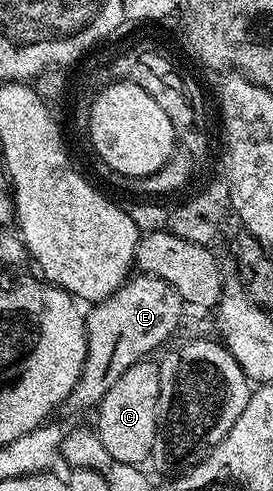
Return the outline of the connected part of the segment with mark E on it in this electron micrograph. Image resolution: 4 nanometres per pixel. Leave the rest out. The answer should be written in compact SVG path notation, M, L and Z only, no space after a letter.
M150 274L133 275L108 298L95 303L84 314L86 328L86 360L78 384L65 400L63 409L72 414L91 411L114 388L114 380L134 364L145 361L180 326L186 303L165 281Z

